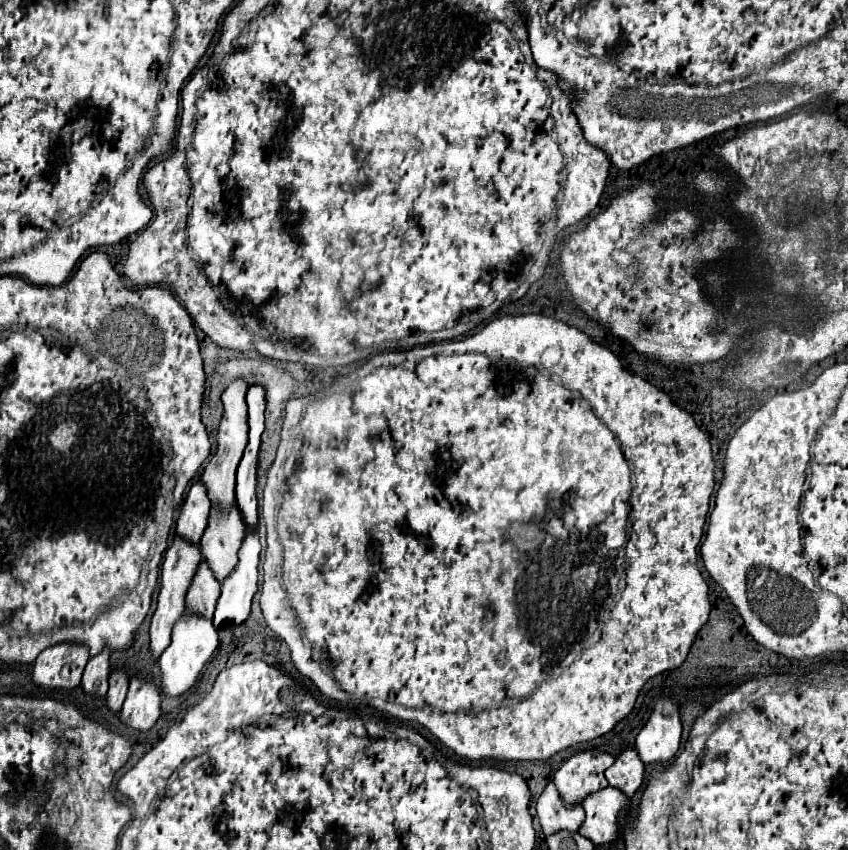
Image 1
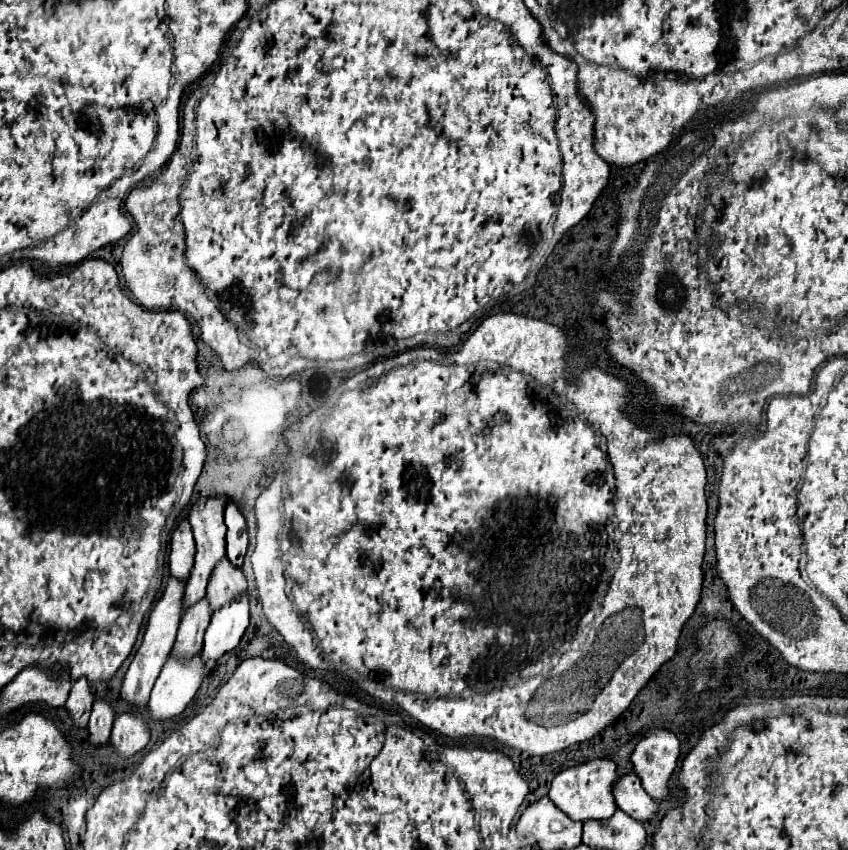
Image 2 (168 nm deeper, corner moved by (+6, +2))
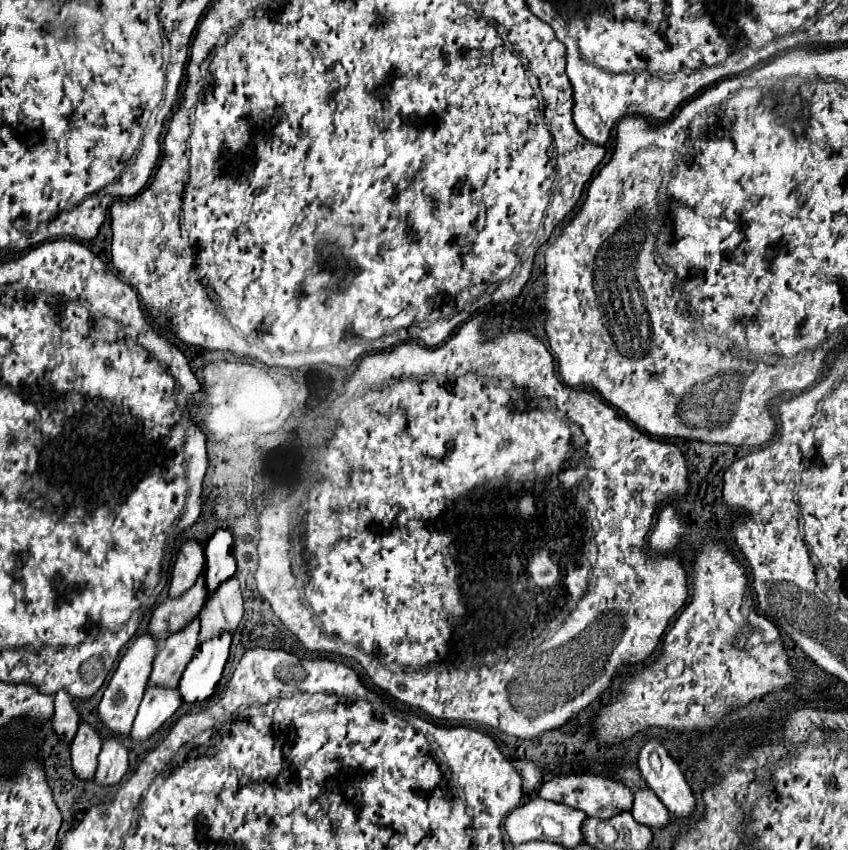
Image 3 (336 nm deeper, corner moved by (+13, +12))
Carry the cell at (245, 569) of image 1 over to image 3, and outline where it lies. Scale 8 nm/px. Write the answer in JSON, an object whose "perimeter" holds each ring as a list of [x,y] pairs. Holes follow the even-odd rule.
{"perimeter":[[[219,632],[199,644],[179,682],[179,692],[185,702],[205,700],[215,692],[215,684],[219,682],[229,656],[229,644],[229,632]]]}

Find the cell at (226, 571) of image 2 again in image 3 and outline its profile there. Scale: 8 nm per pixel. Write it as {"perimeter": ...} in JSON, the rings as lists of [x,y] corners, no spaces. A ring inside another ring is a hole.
{"perimeter":[[[231,576],[217,588],[217,592],[209,592],[205,598],[205,604],[199,612],[201,620],[201,632],[199,640],[213,638],[219,630],[235,632],[239,620],[243,616],[243,596],[239,592],[239,580],[237,576]]]}

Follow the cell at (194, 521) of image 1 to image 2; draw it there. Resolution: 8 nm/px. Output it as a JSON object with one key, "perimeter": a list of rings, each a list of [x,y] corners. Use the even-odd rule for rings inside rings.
{"perimeter":[[[182,520],[172,536],[172,550],[170,550],[170,572],[176,580],[188,582],[192,566],[194,566],[196,544],[192,536],[192,528],[188,520]]]}

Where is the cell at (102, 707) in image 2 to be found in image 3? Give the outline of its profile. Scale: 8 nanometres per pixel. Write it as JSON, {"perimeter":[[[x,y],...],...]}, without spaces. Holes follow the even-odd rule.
{"perimeter":[[[87,722],[79,724],[79,730],[71,742],[73,772],[79,778],[93,778],[97,770],[97,754],[101,750],[101,734]]]}

